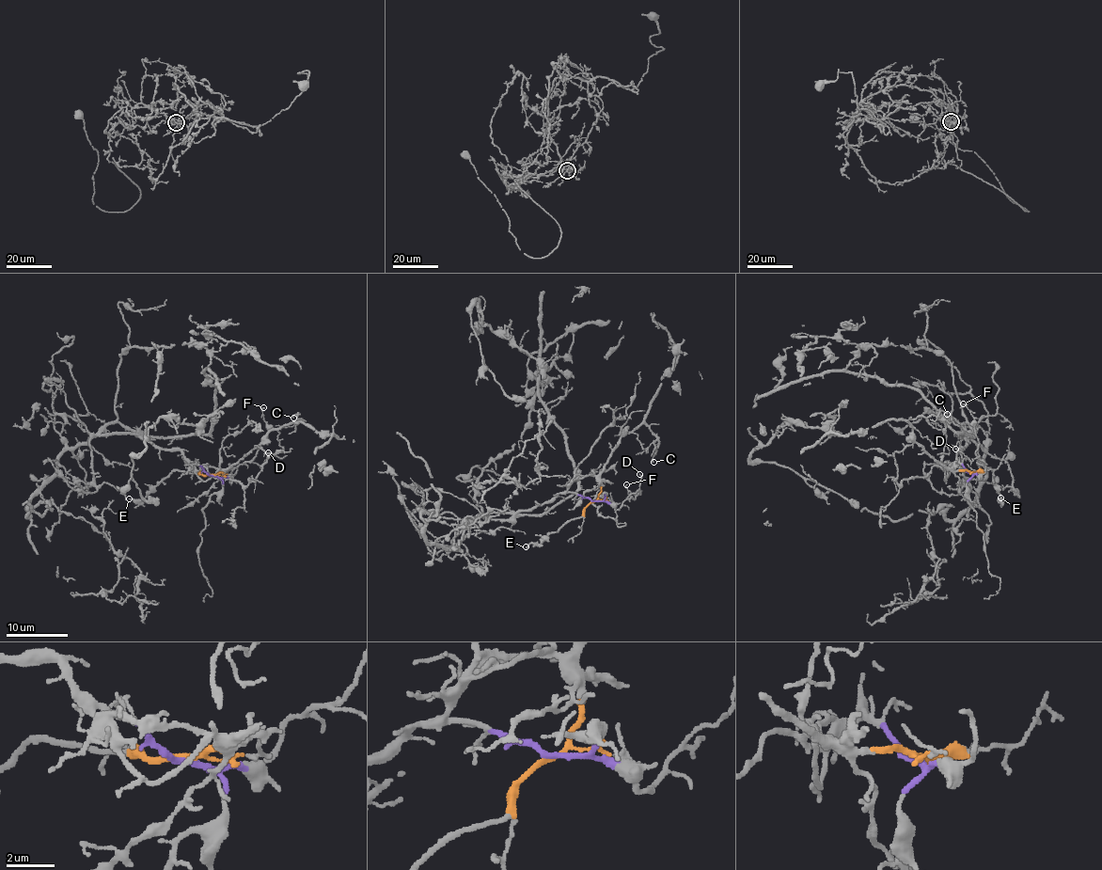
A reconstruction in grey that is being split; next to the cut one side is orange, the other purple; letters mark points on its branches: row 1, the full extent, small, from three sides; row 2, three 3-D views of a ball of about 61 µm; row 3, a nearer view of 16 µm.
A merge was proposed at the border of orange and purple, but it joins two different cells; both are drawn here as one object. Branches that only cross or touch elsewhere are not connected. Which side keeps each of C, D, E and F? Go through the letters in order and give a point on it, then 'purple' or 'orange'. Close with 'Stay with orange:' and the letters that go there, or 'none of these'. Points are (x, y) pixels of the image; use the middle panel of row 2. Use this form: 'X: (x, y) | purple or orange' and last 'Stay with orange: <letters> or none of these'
C: (653, 462) | orange
D: (639, 474) | purple
E: (526, 546) | orange
F: (626, 484) | purple
Stay with orange: C, E

